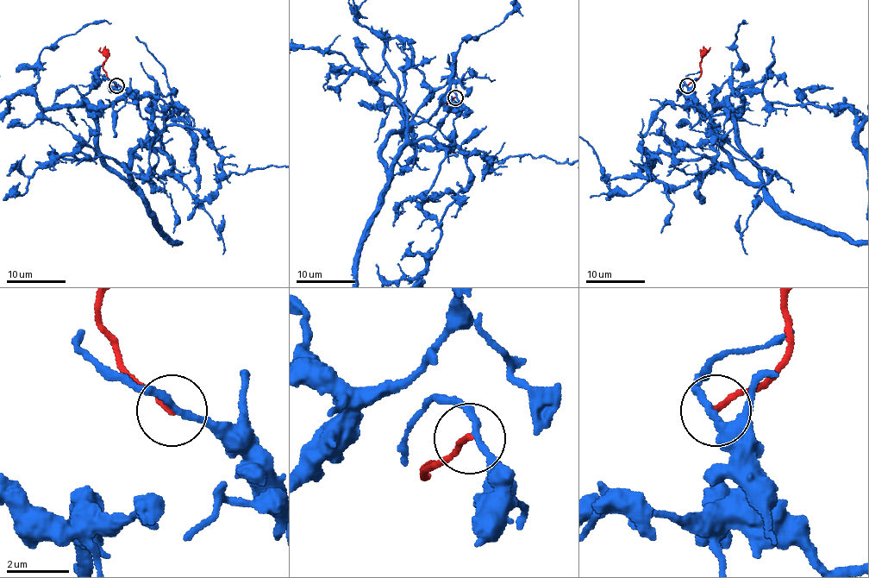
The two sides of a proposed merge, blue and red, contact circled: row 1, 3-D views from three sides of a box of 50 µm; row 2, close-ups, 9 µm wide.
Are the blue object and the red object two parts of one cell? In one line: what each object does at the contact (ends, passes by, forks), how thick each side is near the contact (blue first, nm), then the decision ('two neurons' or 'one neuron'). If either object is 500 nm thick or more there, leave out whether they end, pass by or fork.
blue passes by | red ends | 200/190 nm | two neurons

